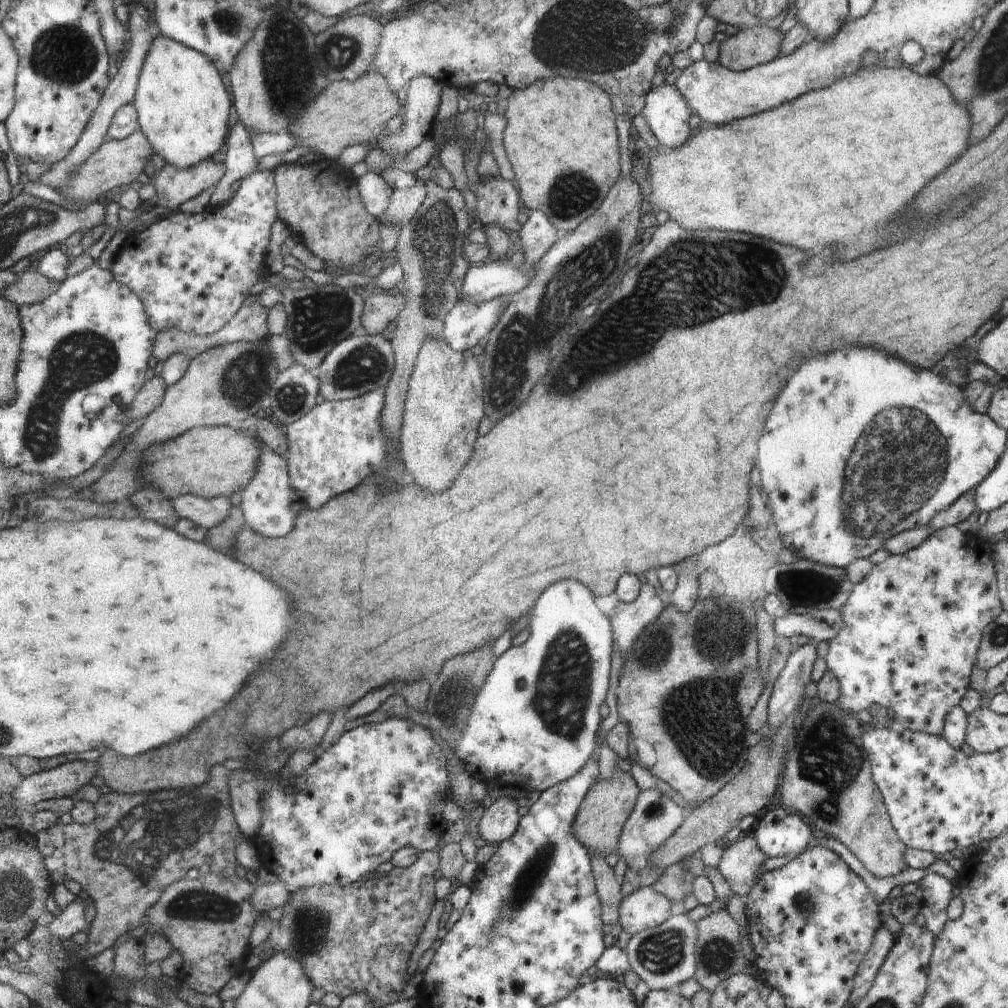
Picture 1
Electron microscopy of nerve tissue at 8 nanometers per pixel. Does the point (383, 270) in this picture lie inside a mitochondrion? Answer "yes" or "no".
no

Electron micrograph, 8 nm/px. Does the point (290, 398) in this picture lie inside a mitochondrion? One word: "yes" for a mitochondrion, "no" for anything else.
yes

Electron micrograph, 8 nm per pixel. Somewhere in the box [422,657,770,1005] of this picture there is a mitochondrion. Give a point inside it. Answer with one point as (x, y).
(528, 881)

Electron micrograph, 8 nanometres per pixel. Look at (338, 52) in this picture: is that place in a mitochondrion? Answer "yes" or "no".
yes

